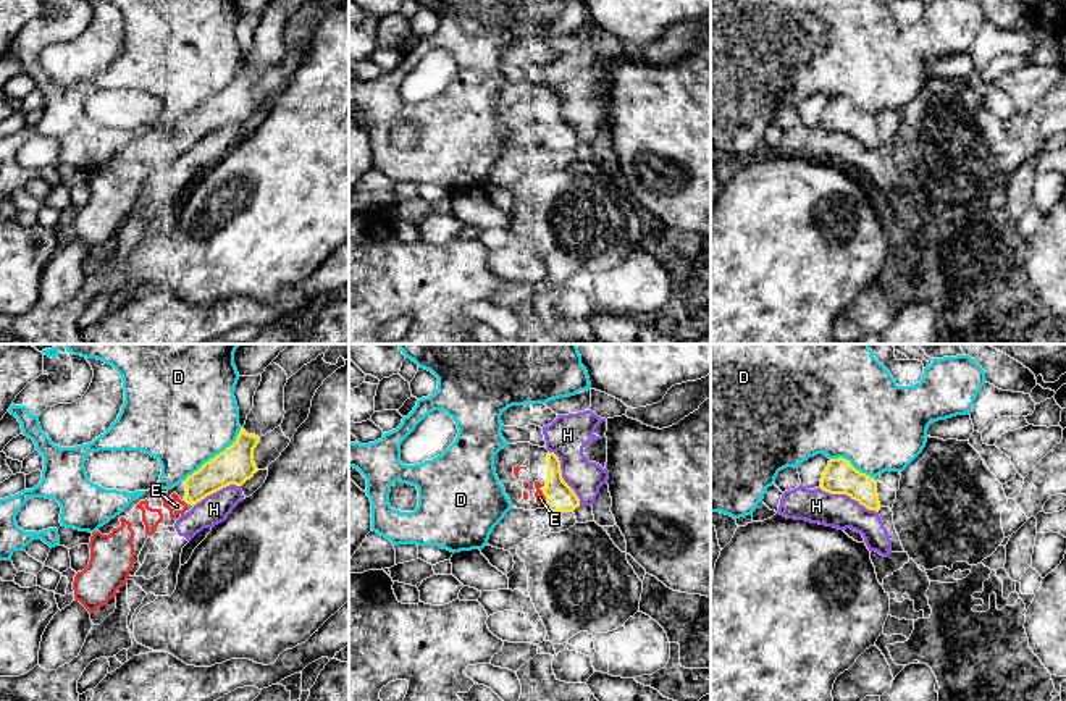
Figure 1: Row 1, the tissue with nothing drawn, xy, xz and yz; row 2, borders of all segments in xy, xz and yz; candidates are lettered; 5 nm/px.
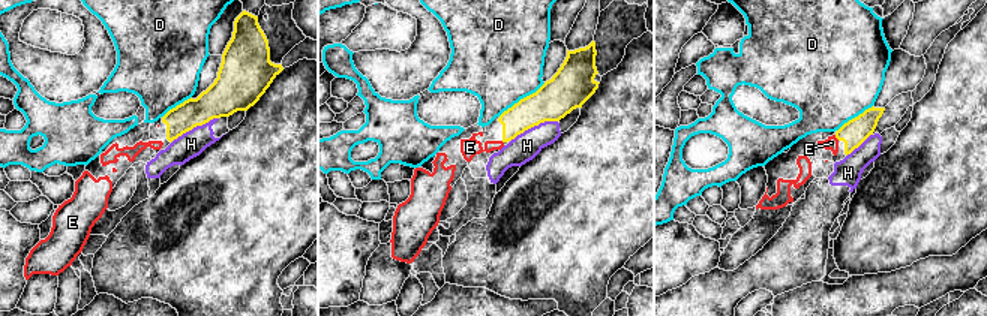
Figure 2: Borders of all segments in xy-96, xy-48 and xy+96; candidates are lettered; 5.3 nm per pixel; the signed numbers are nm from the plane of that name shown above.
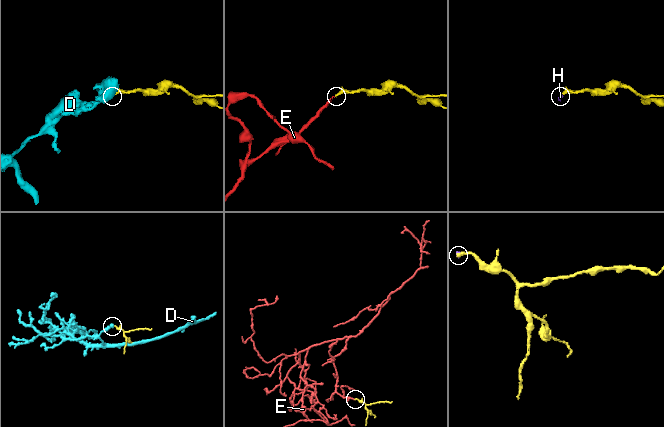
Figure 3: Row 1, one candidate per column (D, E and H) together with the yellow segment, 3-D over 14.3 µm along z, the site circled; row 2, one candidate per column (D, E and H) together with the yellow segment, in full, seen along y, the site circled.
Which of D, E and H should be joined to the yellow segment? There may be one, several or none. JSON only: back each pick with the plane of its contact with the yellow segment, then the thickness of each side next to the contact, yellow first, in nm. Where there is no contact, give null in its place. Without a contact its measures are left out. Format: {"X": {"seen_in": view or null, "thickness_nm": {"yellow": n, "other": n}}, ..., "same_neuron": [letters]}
{"E": {"seen_in": "xz", "thickness_nm": {"yellow": 140, "other": 50}}, "same_neuron": ["E"]}

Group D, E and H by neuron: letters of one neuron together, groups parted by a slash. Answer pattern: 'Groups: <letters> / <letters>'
Groups: D / E / H

